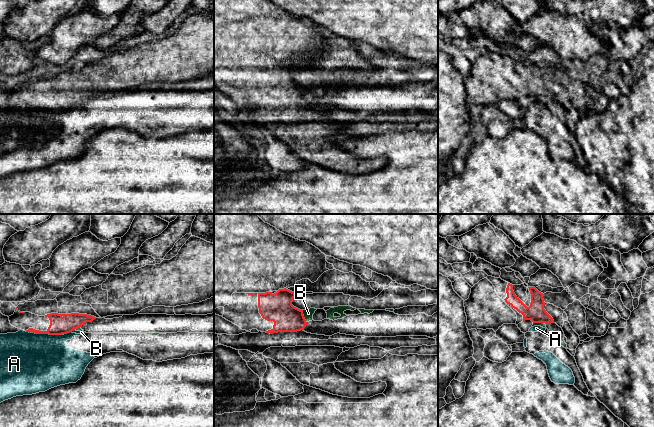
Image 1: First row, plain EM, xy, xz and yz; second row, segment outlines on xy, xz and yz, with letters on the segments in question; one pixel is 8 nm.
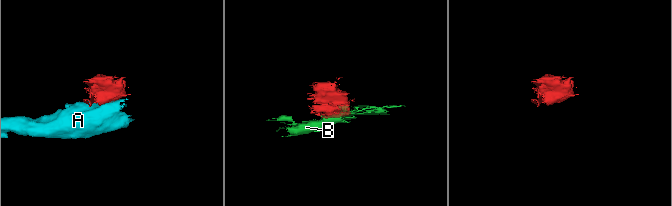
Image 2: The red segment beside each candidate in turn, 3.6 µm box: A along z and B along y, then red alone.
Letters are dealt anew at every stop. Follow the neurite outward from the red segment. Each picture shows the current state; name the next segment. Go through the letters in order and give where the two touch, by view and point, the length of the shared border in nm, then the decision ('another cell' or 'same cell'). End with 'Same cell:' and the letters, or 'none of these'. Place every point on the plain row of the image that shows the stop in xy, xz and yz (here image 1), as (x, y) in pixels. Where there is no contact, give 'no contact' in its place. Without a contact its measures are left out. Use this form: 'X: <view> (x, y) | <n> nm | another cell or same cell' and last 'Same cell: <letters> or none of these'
A: xy (47, 109) | 240 nm | another cell
B: xz (303, 92) | 110 nm | another cell
Same cell: none of these

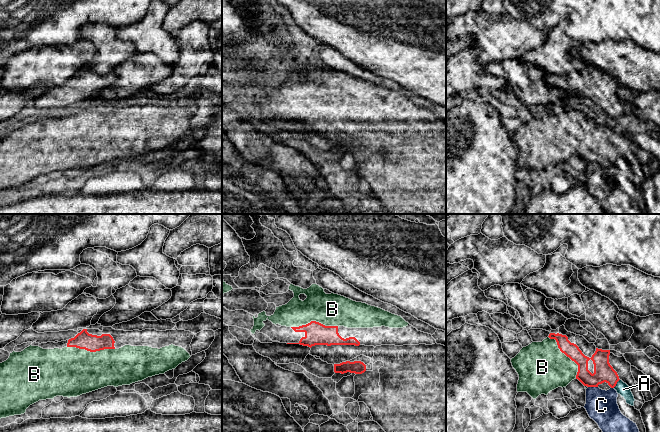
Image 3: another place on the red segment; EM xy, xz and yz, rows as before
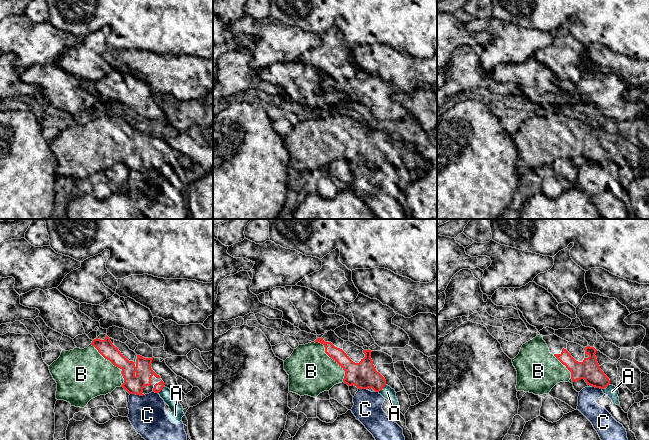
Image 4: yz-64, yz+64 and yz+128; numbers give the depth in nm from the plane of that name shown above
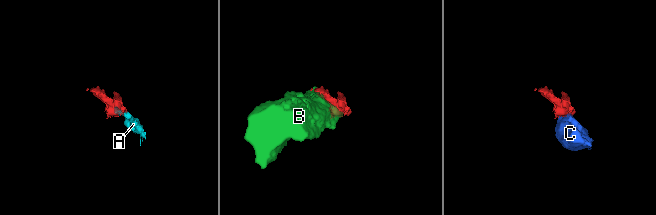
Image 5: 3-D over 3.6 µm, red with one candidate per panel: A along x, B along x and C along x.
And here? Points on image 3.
A: yz (616, 159) | 90 nm | another cell
B: yz (567, 132) | 420 nm | same cell
C: yz (593, 162) | 80 nm | another cell
Same cell: B

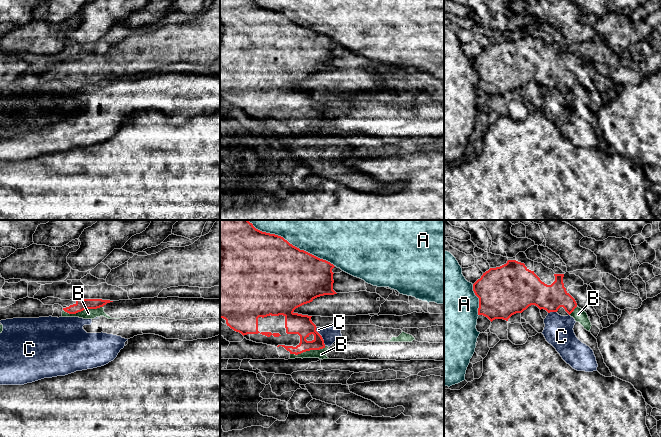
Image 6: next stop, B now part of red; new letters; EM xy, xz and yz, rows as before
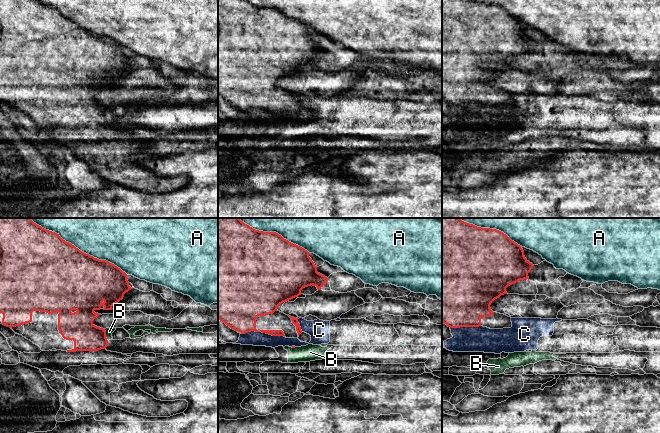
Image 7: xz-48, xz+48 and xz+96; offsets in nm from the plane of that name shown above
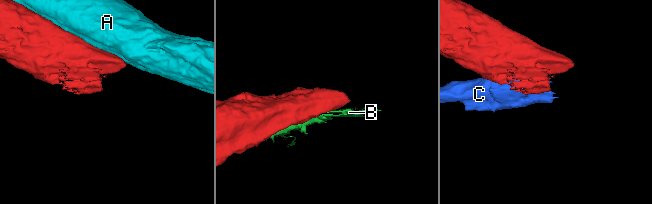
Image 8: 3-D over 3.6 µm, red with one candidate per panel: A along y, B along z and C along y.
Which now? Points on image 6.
A: xz (292, 21) | 750 nm | another cell
B: xy (82, 86) | 320 nm | another cell
C: xz (321, 112) | 170 nm | another cell
Same cell: none of these

